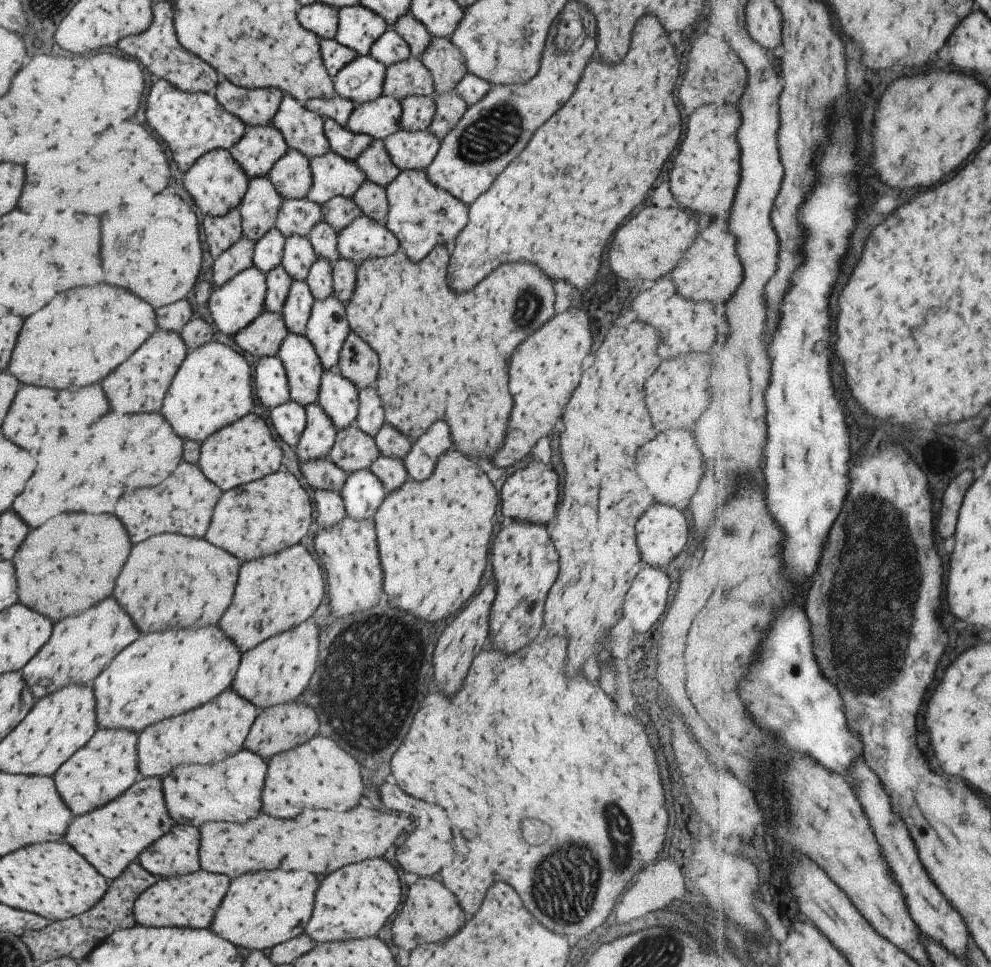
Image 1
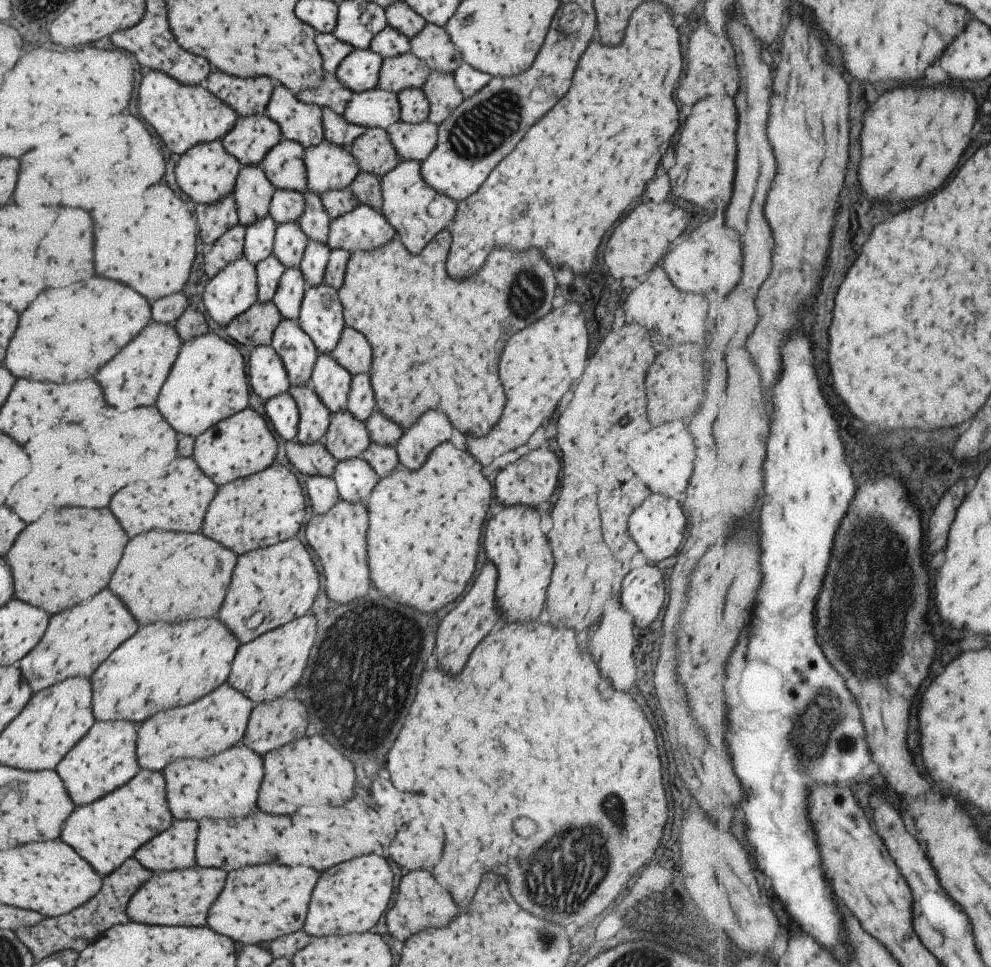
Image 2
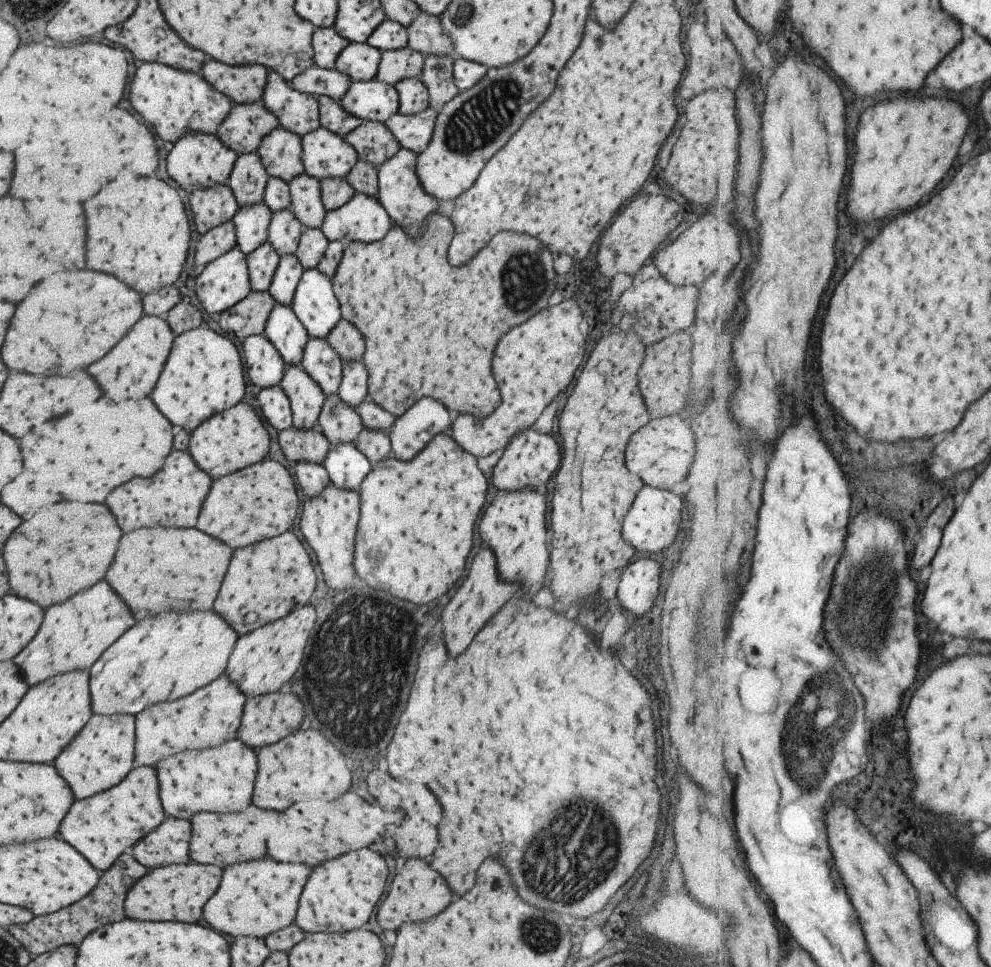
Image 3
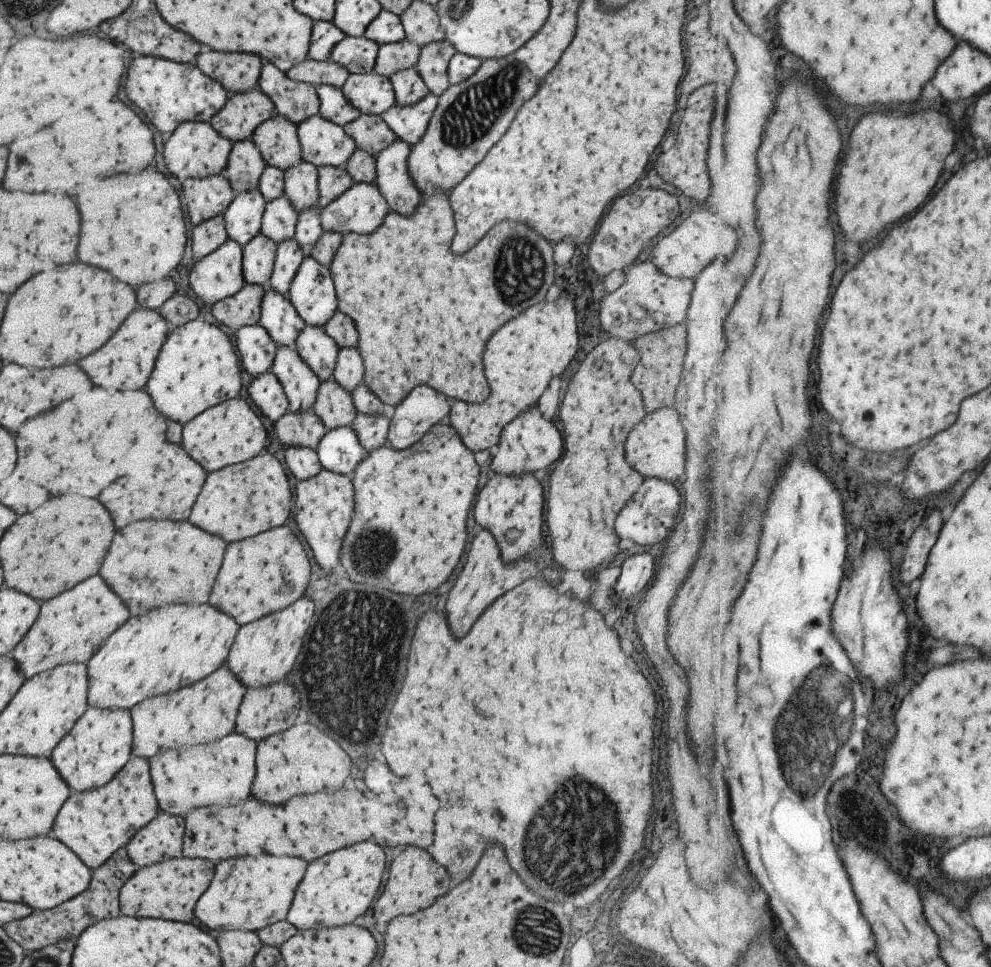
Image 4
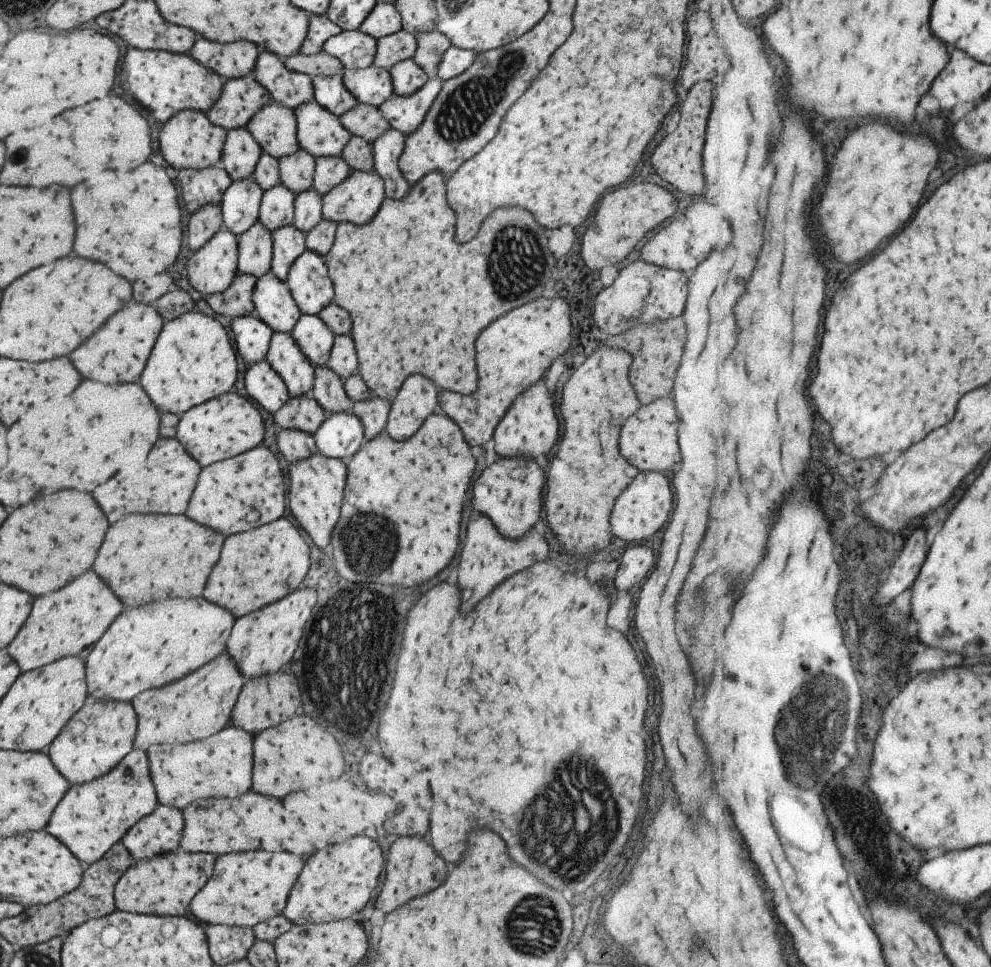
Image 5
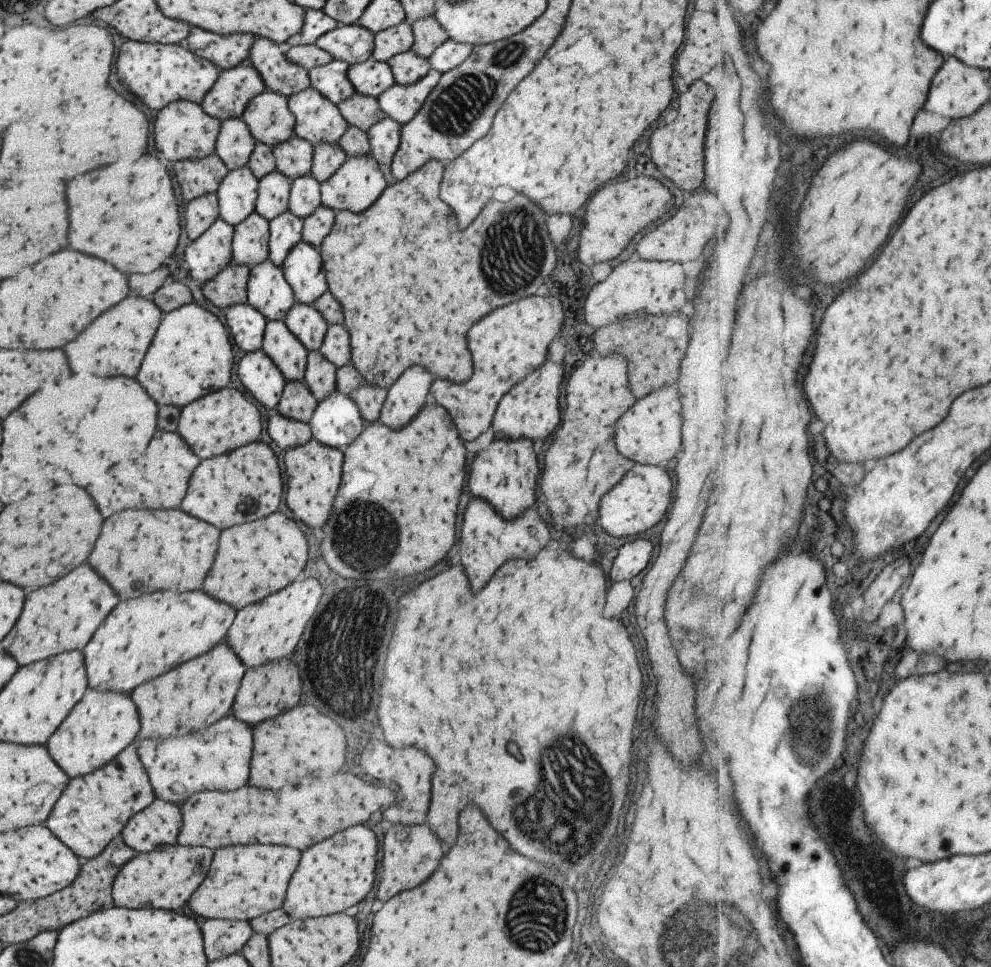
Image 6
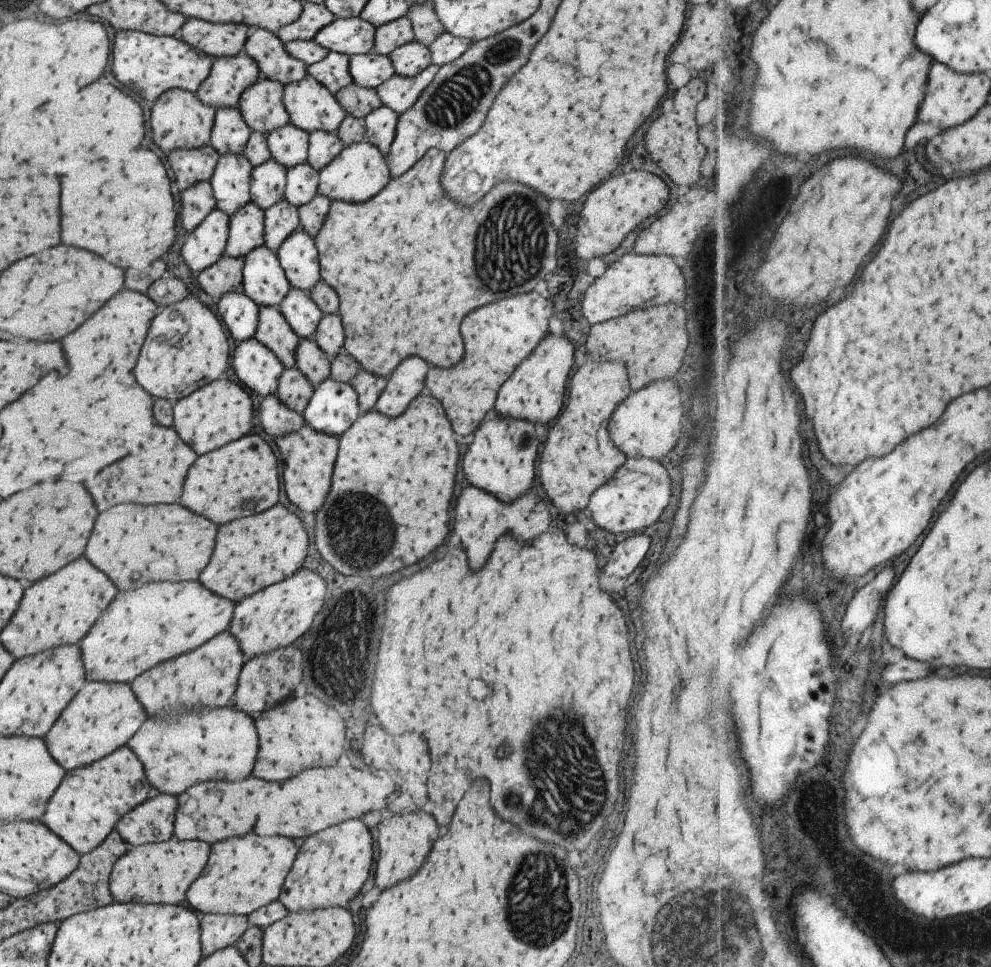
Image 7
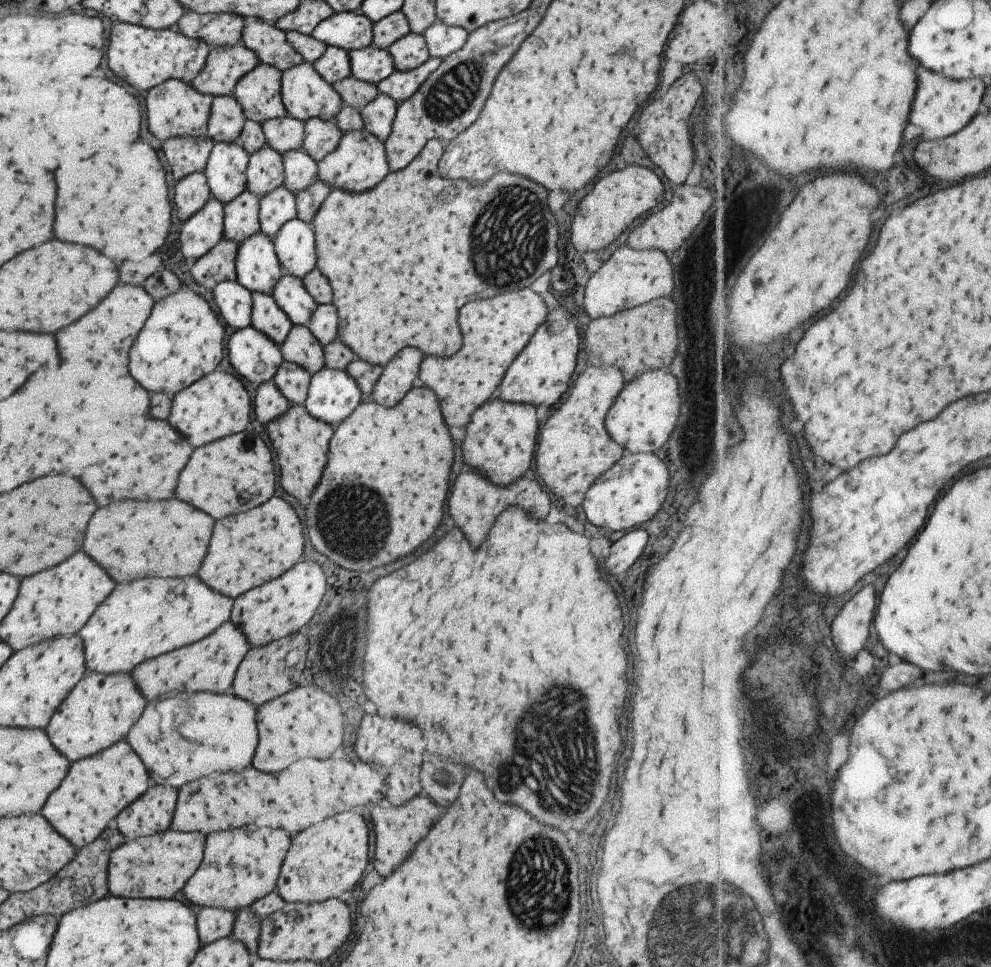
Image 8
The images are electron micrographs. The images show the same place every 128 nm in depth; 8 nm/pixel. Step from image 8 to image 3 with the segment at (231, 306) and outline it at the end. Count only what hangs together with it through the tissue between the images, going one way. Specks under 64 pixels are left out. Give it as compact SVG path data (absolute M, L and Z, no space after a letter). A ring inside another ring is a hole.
M261 336L242 340L241 356L249 381L260 389L277 386L283 378L284 362L273 345Z

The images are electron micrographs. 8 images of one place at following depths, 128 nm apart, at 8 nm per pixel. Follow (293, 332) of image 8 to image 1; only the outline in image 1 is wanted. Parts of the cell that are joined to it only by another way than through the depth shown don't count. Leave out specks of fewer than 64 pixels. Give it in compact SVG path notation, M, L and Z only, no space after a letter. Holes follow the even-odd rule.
M353 424L335 433L328 459L348 475L368 470L369 464L379 455L374 440Z

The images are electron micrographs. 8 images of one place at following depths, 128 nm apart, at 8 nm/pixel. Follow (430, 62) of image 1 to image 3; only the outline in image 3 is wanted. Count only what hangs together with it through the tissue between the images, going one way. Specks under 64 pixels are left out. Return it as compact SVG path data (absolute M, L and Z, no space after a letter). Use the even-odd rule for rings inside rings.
M419 11L419 16L406 28L406 47L419 52L423 58L427 56L454 57L452 42L443 30L438 17L429 16Z

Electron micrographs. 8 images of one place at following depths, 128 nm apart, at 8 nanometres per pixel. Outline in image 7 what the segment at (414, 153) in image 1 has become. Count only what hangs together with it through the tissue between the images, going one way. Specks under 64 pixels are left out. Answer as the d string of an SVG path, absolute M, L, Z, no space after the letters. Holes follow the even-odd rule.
M430 64L413 78L401 78L393 73L389 80L385 80L383 84L374 88L381 104L387 106L389 110L393 110L395 114L403 114L405 110L409 110L413 106L413 102L427 88L427 84L431 84L439 67Z

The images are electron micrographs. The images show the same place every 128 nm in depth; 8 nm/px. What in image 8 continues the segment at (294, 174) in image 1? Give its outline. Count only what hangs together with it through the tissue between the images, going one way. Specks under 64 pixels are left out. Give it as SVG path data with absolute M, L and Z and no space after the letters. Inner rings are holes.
M257 63L235 84L233 97L247 120L263 124L273 118L283 118L286 110L280 97L279 70Z

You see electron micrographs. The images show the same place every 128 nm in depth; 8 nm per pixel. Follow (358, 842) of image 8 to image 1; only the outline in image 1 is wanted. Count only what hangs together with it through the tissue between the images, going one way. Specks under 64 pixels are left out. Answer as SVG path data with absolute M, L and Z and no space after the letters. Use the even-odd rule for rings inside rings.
M383 858L349 864L327 874L315 892L315 904L304 933L314 942L339 942L375 937L377 930L399 906L397 872Z

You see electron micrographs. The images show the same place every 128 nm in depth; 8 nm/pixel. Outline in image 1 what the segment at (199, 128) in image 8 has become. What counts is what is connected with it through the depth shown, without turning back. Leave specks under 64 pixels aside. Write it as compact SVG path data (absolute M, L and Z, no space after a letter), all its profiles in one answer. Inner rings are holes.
M211 150L211 152L205 152L201 158L197 158L187 168L187 172L183 173L183 188L189 192L189 196L202 215L218 217L225 216L233 208L238 208L247 190L247 179L229 151Z

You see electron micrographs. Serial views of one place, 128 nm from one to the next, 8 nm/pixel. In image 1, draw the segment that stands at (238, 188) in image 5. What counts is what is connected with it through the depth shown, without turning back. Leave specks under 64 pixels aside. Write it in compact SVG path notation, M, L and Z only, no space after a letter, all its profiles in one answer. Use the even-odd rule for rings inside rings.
M275 228L267 230L253 245L253 266L263 274L271 272L271 268L281 264L285 246L284 236Z

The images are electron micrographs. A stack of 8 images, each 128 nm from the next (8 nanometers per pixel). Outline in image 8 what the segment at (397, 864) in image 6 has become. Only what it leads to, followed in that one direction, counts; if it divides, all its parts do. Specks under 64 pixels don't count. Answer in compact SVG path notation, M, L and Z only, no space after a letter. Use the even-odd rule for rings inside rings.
M415 796L401 806L375 806L371 810L371 820L373 820L373 834L375 834L375 844L373 844L373 866L381 876L387 876L413 848L417 840L421 840L431 824L439 820L443 814L443 808L433 804L431 800L423 796Z

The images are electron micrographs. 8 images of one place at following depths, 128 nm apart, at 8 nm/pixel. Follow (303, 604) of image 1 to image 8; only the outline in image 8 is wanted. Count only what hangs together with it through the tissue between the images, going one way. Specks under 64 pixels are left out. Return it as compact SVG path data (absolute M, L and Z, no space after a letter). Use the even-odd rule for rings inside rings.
M277 496L265 504L221 520L215 520L207 554L197 570L199 580L211 590L237 598L253 586L279 578L289 570L303 552L303 532L293 508Z

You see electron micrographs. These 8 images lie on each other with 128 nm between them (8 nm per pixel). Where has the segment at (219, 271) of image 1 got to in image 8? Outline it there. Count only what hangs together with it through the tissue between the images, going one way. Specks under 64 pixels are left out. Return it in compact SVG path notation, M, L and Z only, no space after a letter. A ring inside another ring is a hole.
M194 172L175 181L173 192L173 206L177 218L183 222L195 212L199 212L210 197L210 190L204 173Z

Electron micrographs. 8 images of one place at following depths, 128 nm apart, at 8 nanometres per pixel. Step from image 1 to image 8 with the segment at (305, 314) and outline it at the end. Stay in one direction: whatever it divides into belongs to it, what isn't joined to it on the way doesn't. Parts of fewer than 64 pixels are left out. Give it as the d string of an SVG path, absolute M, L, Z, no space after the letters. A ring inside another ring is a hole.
M282 184L277 186L273 192L265 194L258 199L258 220L260 231L273 240L279 228L296 217L294 194L291 194Z

